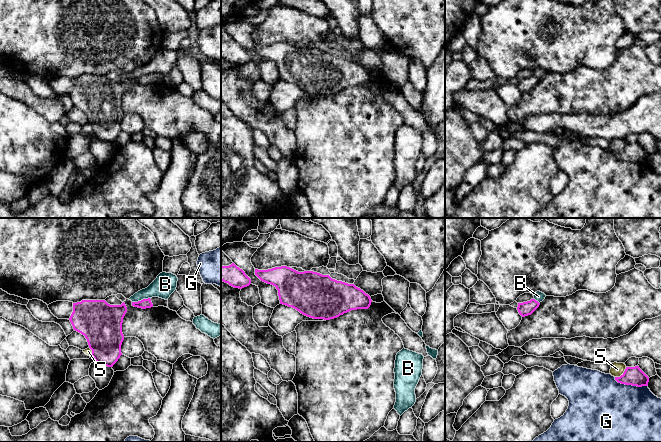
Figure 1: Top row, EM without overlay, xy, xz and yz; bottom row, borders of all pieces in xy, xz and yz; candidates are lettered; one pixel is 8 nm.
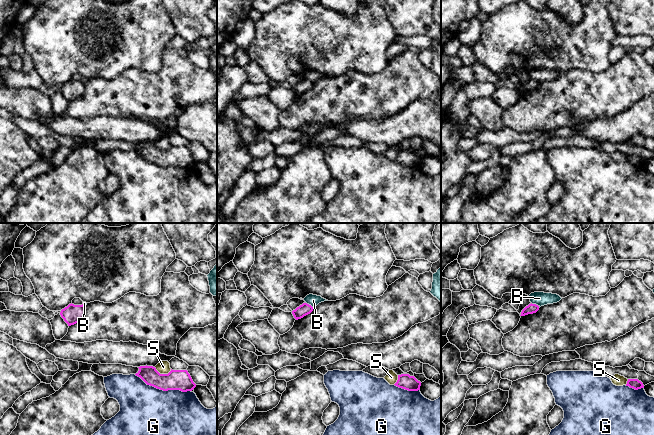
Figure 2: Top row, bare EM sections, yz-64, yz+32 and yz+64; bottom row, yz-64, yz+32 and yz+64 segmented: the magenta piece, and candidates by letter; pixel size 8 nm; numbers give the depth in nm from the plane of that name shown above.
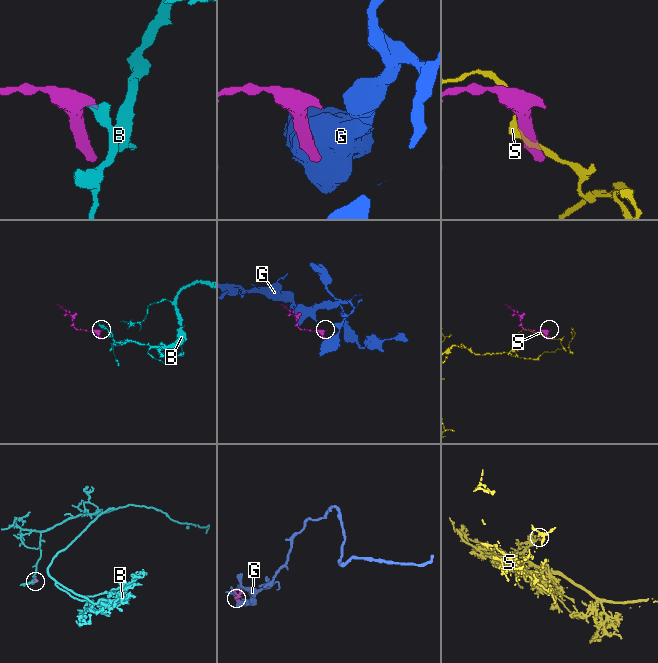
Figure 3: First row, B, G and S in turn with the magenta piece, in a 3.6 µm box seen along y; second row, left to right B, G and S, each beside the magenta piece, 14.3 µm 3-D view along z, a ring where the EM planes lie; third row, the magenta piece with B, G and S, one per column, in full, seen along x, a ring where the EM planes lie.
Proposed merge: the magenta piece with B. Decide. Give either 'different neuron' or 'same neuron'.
different neuron

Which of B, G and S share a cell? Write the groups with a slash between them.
B / G / S

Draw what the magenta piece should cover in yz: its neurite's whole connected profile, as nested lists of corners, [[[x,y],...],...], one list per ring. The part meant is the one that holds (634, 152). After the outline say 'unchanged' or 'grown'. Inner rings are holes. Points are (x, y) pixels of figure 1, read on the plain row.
[[[626,143],[624,149],[620,153],[615,153],[618,159],[632,161],[637,163],[648,162],[649,153],[639,144]]]; unchanged

